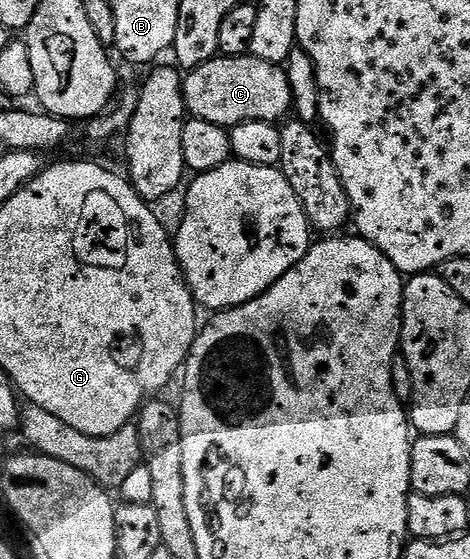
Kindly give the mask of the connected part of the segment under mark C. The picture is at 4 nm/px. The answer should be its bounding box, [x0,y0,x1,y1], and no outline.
[183,54,292,130]

